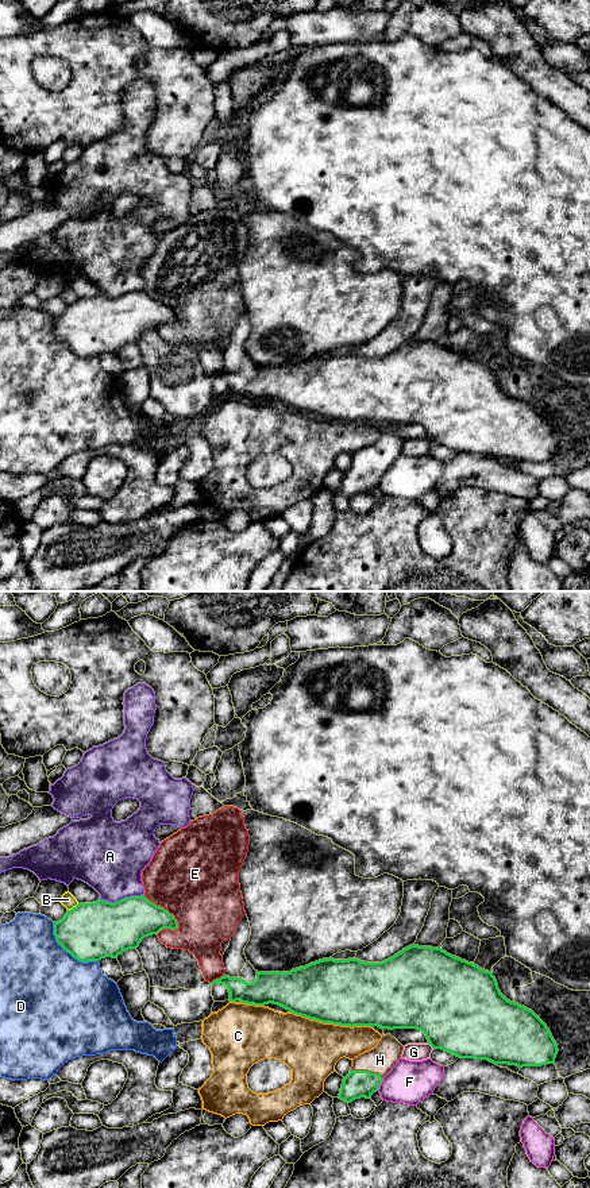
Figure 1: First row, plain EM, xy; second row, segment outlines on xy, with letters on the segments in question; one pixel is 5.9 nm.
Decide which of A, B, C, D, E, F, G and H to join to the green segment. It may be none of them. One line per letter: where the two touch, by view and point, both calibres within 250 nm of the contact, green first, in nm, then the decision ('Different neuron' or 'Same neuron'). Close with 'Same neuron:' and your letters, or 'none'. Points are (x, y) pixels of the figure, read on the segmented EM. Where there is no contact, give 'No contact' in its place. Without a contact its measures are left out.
A: Touches green at xy (122, 899). Thickness 340 nm (green) against 400 nm. Different neuron
B: Touches green at xy (73, 907). Thickness 360 nm (green) against 80 nm. Different neuron
C: Touches green at xy (330, 1022). Thickness 400 nm (green) against 340 nm. Different neuron
D: Touches green at xy (68, 951). Thickness 360 nm (green) against 480 nm. Different neuron
E: Touches green at xy (164, 909). Thickness 280 nm (green) against 500 nm. Different neuron
F: Touches green at xy (380, 1084). Thickness 170 nm (green) against 260 nm. Different neuron
G: Touches green at xy (431, 1045). Thickness 480 nm (green) against 110 nm. Different neuron
H: Touches green at xy (367, 1071). Thickness 170 nm (green) against 160 nm. Same neuron
Same neuron: H

